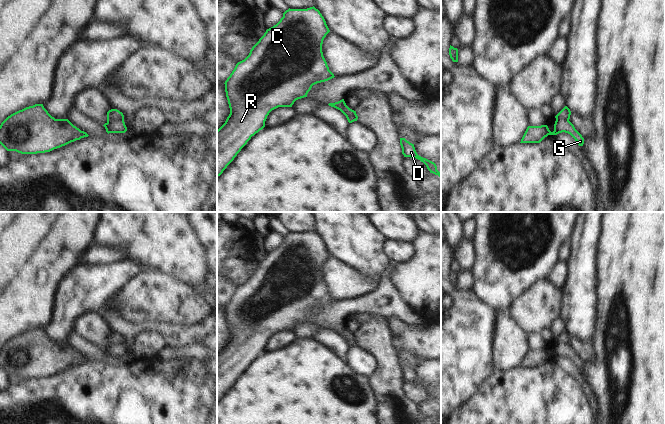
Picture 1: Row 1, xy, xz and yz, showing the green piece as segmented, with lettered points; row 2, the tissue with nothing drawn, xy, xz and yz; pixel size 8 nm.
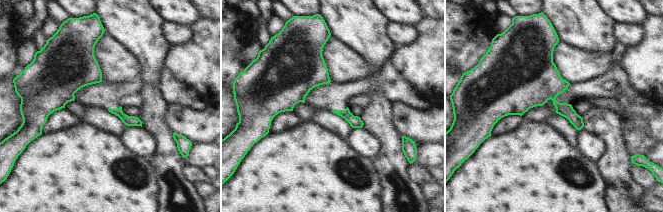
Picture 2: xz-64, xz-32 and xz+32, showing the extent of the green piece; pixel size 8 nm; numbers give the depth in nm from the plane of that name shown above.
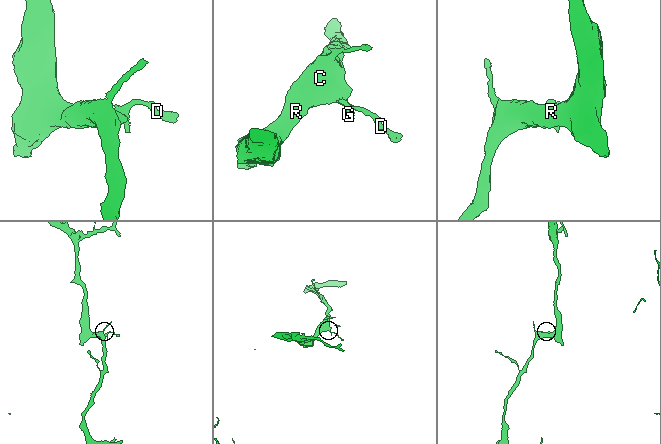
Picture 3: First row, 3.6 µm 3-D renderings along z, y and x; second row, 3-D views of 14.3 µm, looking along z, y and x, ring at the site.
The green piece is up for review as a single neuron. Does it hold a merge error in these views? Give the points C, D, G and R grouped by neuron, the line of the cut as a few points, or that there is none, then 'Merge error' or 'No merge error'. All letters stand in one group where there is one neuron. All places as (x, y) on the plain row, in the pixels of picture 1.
Groups: C G R / D. Split along xy (123, 342), (107, 345). Merge error.

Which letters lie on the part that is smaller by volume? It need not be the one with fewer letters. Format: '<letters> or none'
D.

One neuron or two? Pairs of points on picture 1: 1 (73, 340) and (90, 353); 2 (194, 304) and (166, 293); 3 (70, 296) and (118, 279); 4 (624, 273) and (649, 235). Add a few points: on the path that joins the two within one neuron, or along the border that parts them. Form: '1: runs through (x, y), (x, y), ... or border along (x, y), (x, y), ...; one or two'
1: runs through (77, 342), (86, 349); one
2: runs through (187, 301), (180, 294), (173, 294); one
3: runs through (82, 290), (106, 279); one
4: runs through (632, 264), (649, 247), (649, 244); one

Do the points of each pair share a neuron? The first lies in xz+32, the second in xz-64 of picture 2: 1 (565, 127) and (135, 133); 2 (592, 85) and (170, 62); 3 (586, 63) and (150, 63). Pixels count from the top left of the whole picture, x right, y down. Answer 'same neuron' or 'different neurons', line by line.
1: different neurons
2: different neurons
3: different neurons

